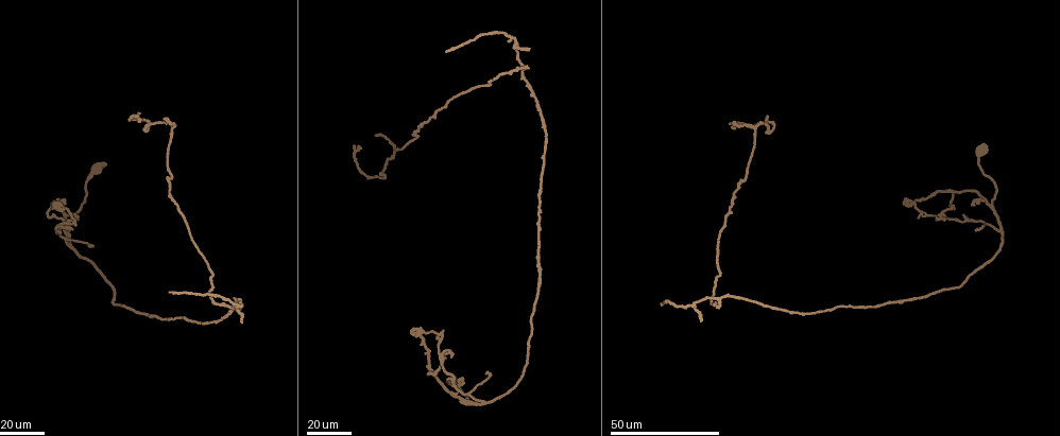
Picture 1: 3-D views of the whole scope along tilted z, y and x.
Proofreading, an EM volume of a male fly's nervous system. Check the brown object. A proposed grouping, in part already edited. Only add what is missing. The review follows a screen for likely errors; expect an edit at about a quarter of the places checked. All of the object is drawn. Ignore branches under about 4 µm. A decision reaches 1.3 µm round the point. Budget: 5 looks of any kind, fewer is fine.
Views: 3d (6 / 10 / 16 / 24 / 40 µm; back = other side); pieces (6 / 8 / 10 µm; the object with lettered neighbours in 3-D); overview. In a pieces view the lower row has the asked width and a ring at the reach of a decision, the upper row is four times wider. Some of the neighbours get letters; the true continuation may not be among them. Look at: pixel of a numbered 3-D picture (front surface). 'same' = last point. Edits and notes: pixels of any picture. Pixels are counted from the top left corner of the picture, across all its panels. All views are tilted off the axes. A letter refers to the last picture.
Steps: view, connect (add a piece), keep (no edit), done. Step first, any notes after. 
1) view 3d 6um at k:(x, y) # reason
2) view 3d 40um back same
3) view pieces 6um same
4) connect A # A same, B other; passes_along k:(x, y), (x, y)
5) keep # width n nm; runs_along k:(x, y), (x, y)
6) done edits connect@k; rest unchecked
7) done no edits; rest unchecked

view 3d 24um at 1:(375, 135) # branch stops here

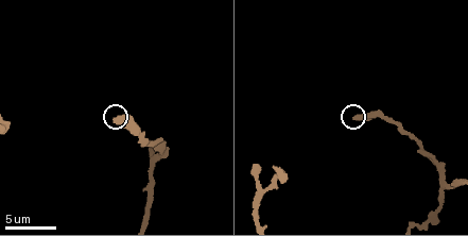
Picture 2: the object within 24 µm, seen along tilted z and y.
view pieces 8um at 2:(353, 115) # see the neighbours

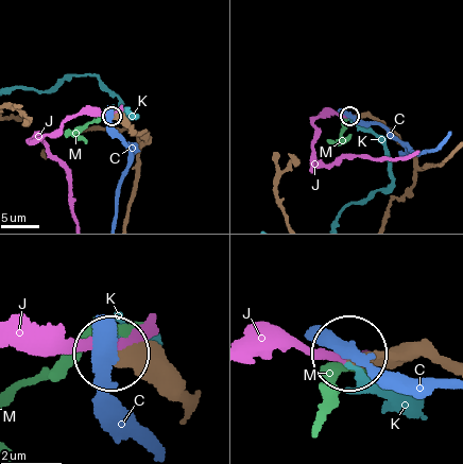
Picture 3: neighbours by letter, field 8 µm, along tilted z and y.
keep # C other, J other, K other, M other; none of them fits

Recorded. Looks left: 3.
view 3d 24um at 1:(140, 112) # an open end

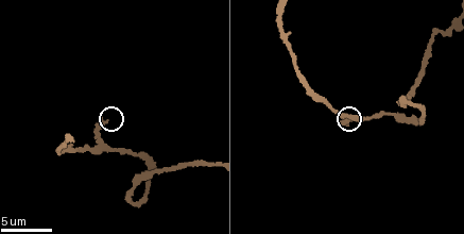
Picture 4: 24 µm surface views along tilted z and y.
view pieces 10um at 4:(108, 121)

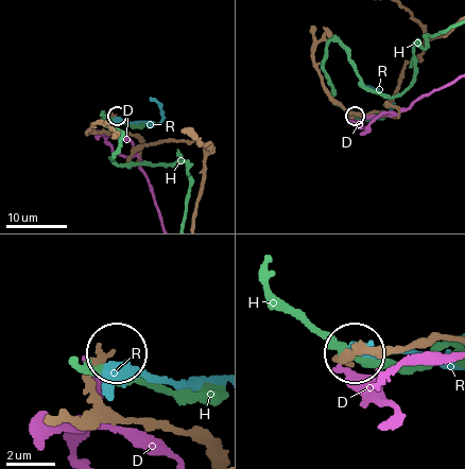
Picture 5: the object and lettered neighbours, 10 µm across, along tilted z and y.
keep # width 260 nm; D other, H other, R other; none of them fits

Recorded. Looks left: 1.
done no edits; rest unchecked

